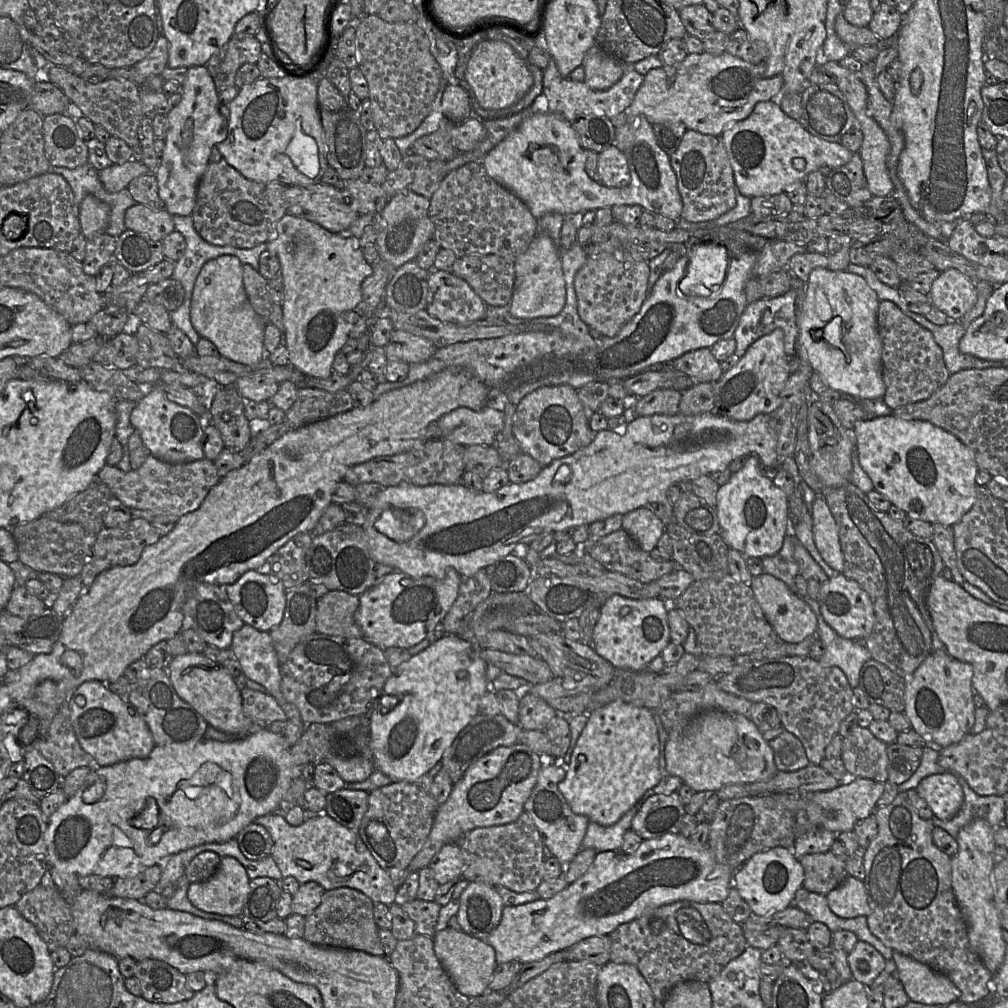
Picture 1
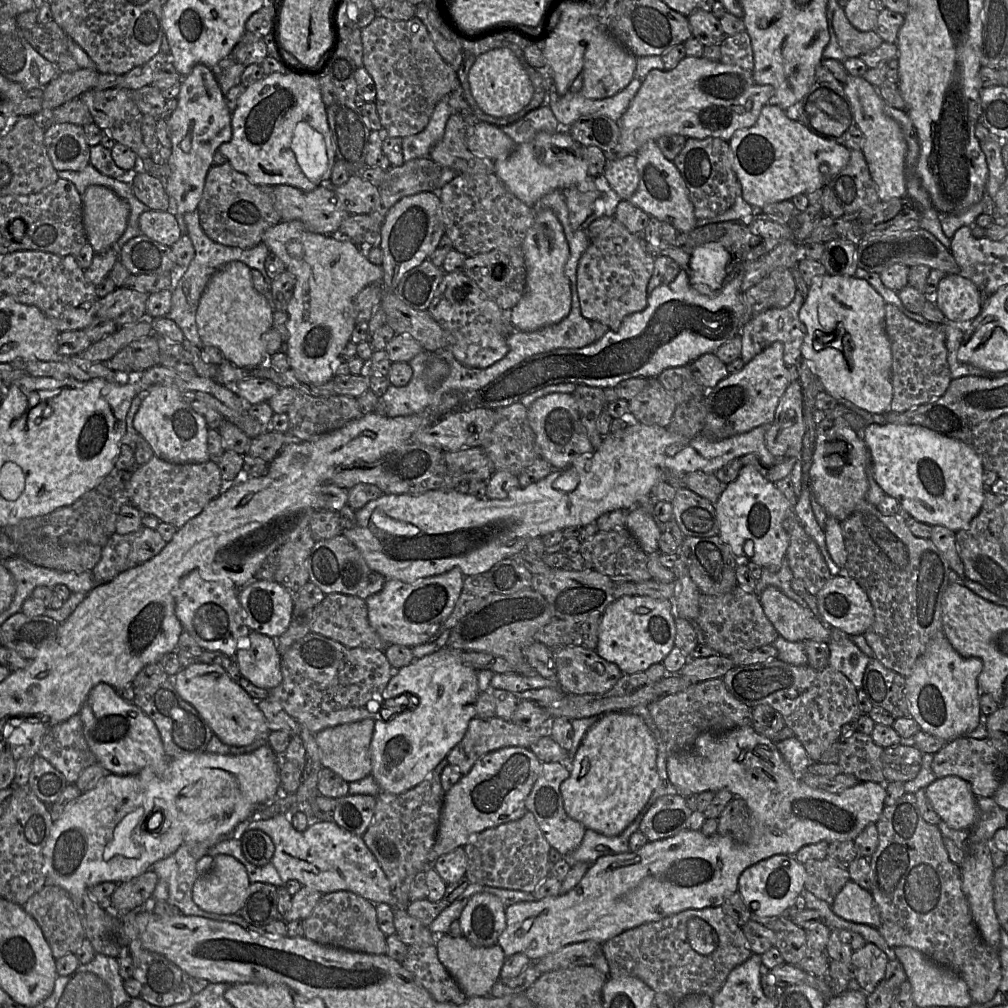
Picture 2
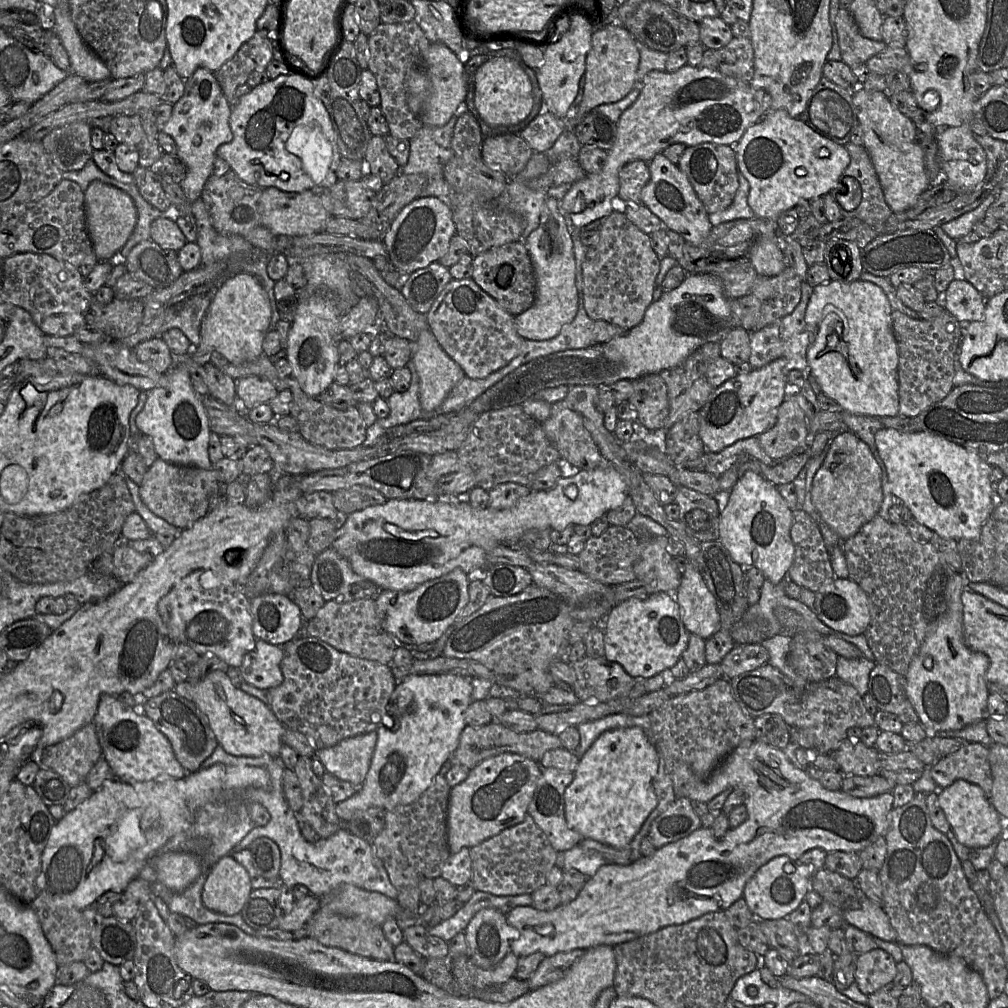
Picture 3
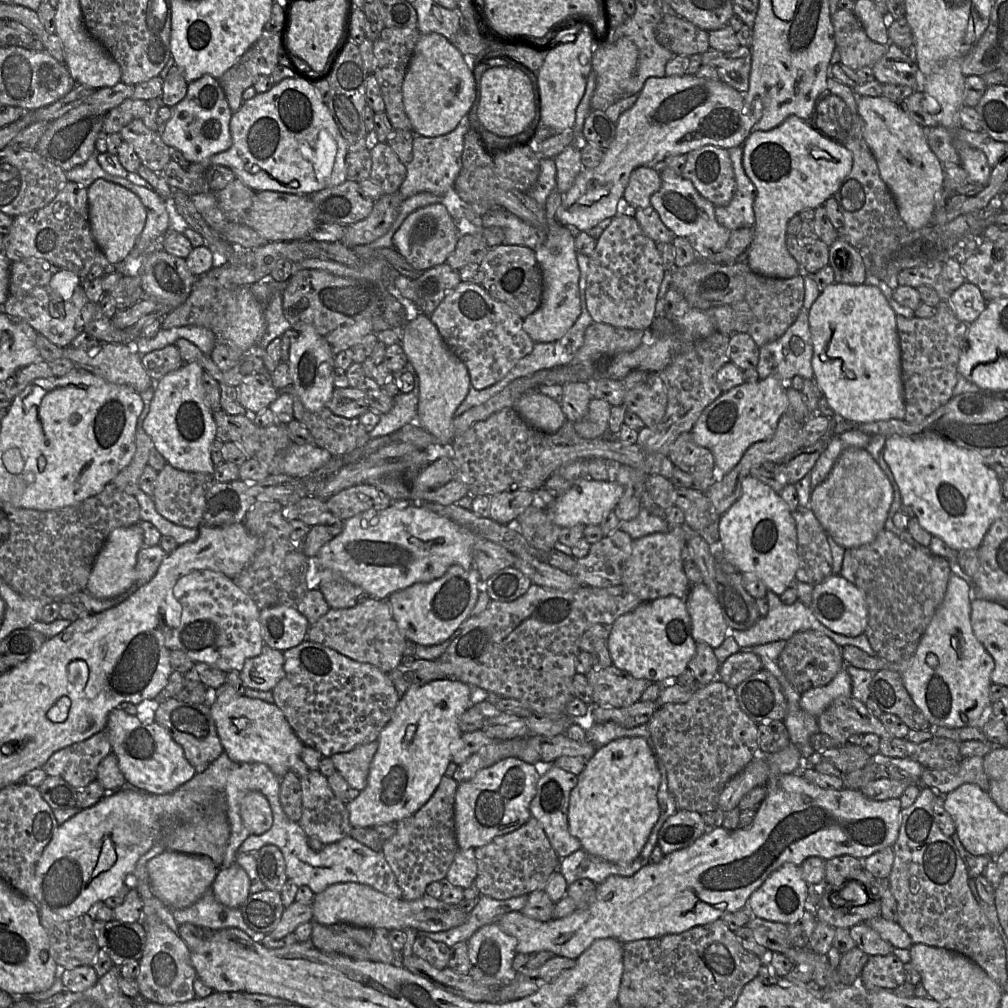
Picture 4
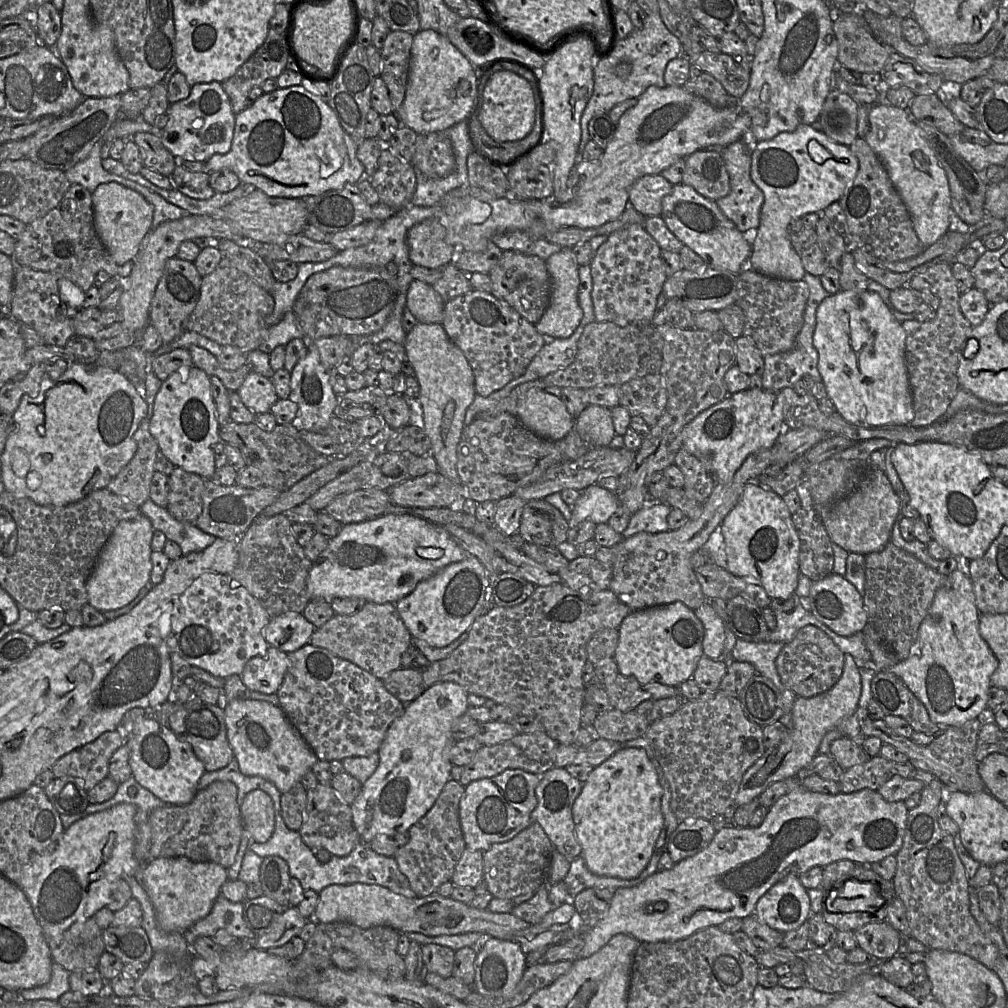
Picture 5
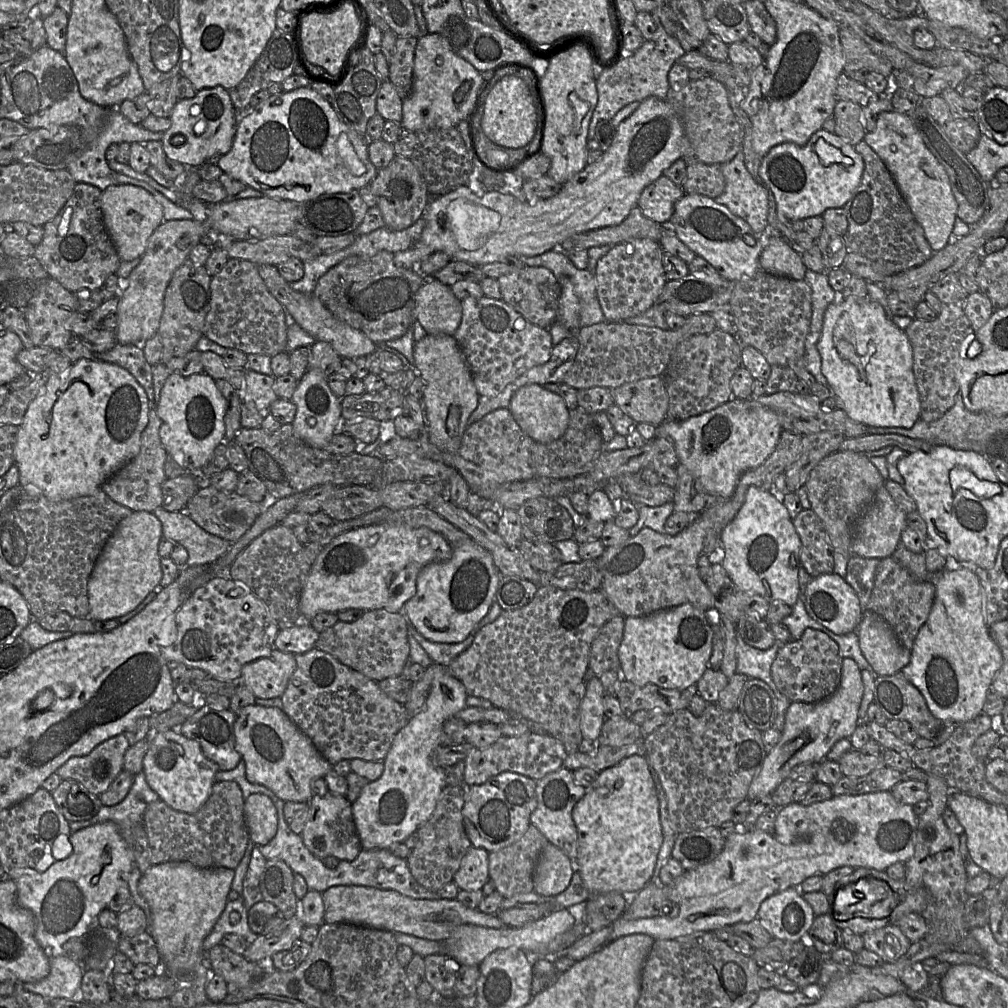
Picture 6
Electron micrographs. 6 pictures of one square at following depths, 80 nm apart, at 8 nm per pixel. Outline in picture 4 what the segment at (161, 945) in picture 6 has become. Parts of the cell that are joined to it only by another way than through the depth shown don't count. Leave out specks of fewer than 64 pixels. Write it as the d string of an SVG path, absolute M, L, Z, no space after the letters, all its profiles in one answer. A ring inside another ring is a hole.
M166 850L149 860L147 870L153 895L170 909L184 909L193 905L211 889L219 866L205 855Z

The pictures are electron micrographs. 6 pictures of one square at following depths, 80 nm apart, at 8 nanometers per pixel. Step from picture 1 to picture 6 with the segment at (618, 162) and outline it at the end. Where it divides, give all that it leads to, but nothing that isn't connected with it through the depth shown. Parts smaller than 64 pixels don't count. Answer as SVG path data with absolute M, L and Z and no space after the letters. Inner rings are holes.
M662 175L644 188L637 206L647 218L661 225L669 225L675 203L685 194L682 186Z

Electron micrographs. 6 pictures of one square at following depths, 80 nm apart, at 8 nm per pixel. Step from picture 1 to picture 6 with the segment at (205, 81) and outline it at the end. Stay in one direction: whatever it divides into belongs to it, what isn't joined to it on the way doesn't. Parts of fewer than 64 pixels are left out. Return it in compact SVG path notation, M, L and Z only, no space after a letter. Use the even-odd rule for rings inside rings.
M222 86L201 89L193 98L180 99L171 112L170 120L171 126L162 133L160 142L169 158L183 163L187 168L215 160L232 148L237 127L237 111L229 91ZM176 134L185 137L185 142L180 146L171 144L171 139Z

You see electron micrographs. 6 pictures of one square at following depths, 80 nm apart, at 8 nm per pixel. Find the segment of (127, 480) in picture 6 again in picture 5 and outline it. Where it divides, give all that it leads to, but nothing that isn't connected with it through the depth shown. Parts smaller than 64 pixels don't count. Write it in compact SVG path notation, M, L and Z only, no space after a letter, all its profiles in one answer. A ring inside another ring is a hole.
M150 418L141 421L134 439L137 451L130 462L110 481L107 489L128 499L138 507L149 499L149 488L155 469L159 446L149 430Z

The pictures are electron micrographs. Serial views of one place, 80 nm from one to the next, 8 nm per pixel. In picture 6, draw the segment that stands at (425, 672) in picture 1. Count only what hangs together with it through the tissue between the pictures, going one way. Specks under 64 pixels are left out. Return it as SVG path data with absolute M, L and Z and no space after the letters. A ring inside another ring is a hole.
M450 673L445 674L437 674L434 678L432 688L430 694L427 698L427 701L424 707L415 715L410 717L409 722L395 735L391 748L384 759L384 771L381 777L375 781L369 782L361 791L358 798L352 803L352 812L353 818L356 825L356 829L358 831L359 839L361 842L361 846L364 849L388 849L394 843L402 843L405 839L407 839L411 834L415 833L418 828L425 823L432 813L435 810L438 798L444 789L447 786L446 783L446 775L445 775L445 768L451 767L439 767L433 763L433 752L434 750L440 745L440 734L442 731L442 726L444 722L455 716L459 711L463 710L466 707L466 699L468 694L466 692L466 688L464 684L455 678Z

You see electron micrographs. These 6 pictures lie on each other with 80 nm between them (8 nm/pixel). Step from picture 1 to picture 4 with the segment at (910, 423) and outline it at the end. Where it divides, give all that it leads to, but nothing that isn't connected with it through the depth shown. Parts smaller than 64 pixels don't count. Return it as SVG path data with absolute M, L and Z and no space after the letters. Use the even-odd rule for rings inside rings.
M886 437L882 449L899 487L902 504L910 506L919 524L951 548L978 548L1004 501L1001 481L976 452L939 437Z

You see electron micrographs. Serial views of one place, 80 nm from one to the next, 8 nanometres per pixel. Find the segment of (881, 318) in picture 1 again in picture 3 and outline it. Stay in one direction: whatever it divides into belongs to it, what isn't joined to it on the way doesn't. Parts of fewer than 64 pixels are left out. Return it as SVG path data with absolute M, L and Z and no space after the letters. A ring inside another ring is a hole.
M945 309L931 320L912 319L898 310L893 310L891 326L898 348L899 415L917 416L944 399L954 387L954 361L964 333L959 321Z

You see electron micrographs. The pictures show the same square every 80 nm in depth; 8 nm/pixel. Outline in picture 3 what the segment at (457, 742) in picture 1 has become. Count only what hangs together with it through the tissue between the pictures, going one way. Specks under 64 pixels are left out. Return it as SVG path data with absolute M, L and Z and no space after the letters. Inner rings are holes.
M493 720L485 726L466 725L450 761L453 765L465 766L471 771L485 759L502 753L515 753L539 762L547 751L561 747L563 745L557 734L550 734L540 729L529 733L517 733Z

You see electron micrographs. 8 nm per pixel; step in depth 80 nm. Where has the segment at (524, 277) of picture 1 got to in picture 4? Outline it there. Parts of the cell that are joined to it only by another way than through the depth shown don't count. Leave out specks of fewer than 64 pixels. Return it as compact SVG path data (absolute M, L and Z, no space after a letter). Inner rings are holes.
M554 189L544 205L547 229L544 242L535 250L535 256L543 276L543 295L539 308L523 319L523 329L537 342L554 342L561 339L574 325L581 314L579 296L579 266L575 249L573 229L556 220L555 214L564 194Z

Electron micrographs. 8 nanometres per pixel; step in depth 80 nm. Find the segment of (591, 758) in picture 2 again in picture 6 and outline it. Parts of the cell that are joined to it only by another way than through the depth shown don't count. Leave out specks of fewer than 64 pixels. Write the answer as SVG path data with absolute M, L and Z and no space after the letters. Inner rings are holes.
M633 755L601 772L576 803L572 817L578 833L575 865L593 895L619 892L625 900L651 881L663 843L659 800L647 760Z

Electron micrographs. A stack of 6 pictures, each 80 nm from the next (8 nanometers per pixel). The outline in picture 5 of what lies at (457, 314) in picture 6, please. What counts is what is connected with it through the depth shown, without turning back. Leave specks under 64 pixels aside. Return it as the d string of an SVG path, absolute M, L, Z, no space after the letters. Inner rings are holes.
M418 280L411 281L406 305L418 322L442 324L445 301L432 285Z

